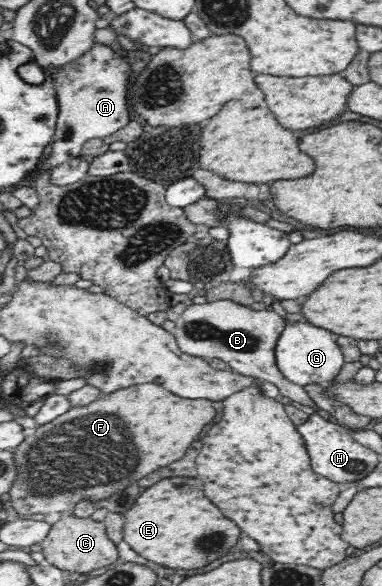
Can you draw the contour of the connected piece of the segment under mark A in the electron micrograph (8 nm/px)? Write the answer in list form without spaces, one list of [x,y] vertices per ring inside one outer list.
[[[95,43],[75,63],[67,64],[52,75],[59,104],[56,130],[52,136],[52,151],[32,174],[28,174],[24,183],[28,185],[34,184],[56,165],[80,156],[83,144],[90,139],[103,139],[130,122],[130,109],[126,104],[130,66],[126,59],[110,47]]]

